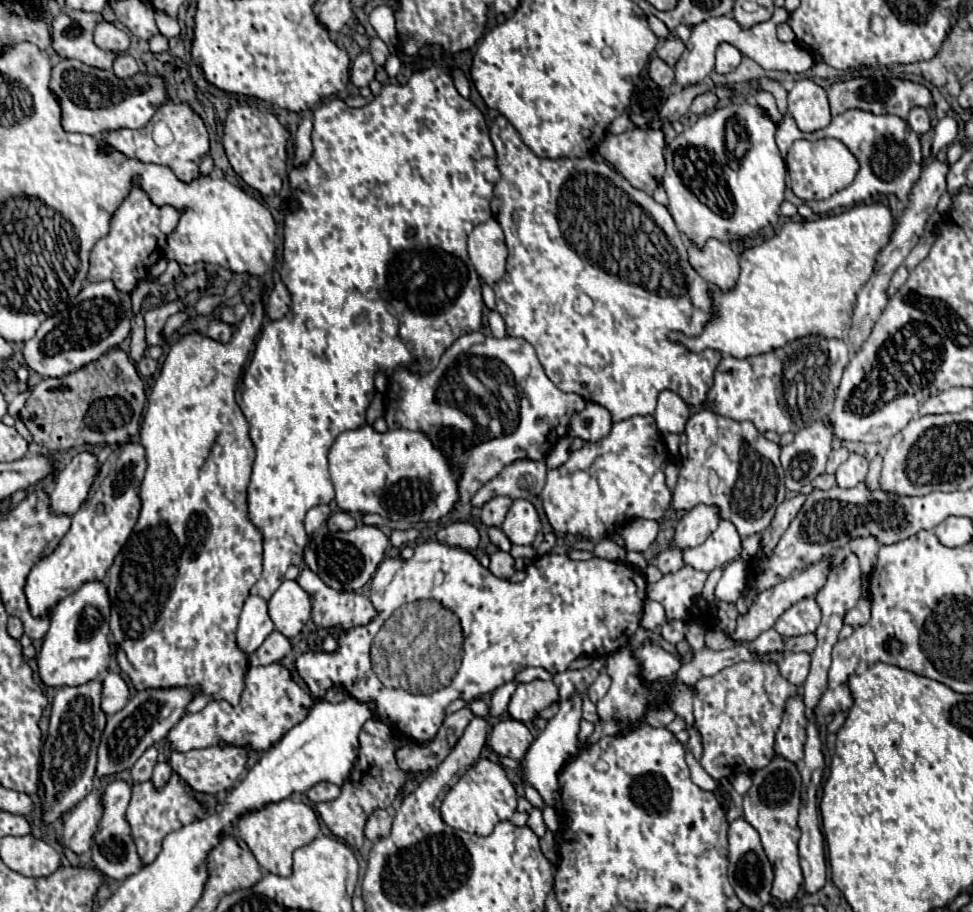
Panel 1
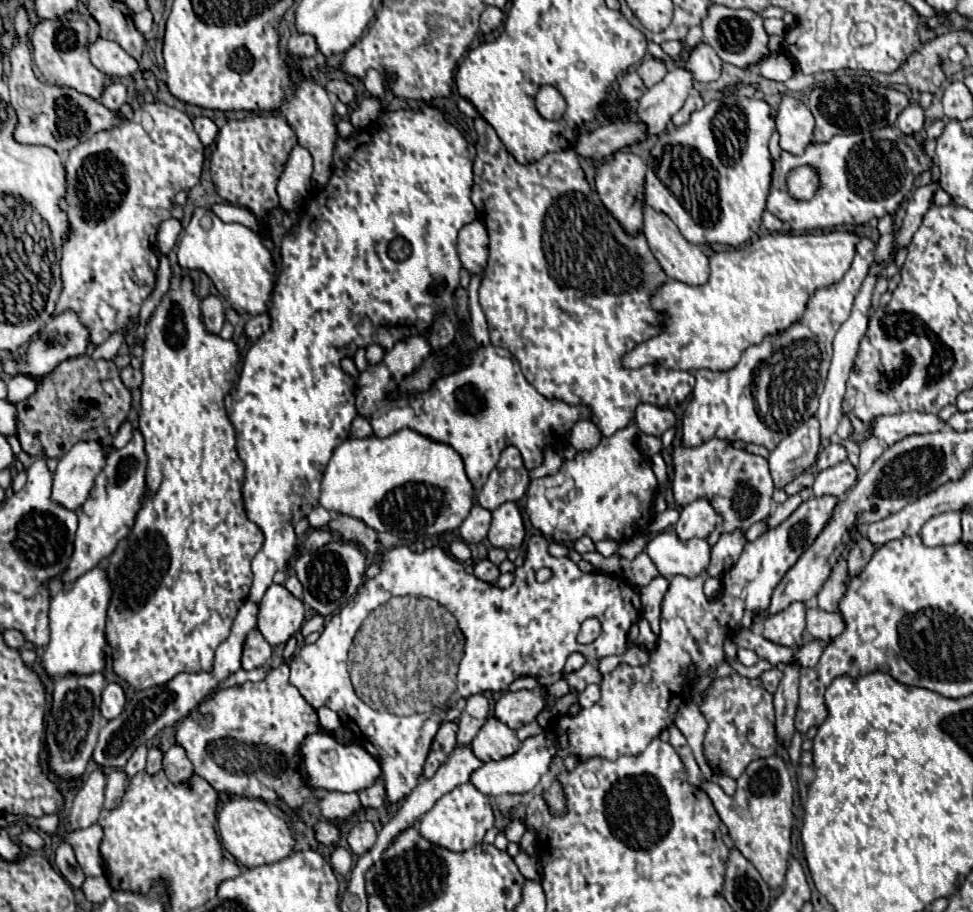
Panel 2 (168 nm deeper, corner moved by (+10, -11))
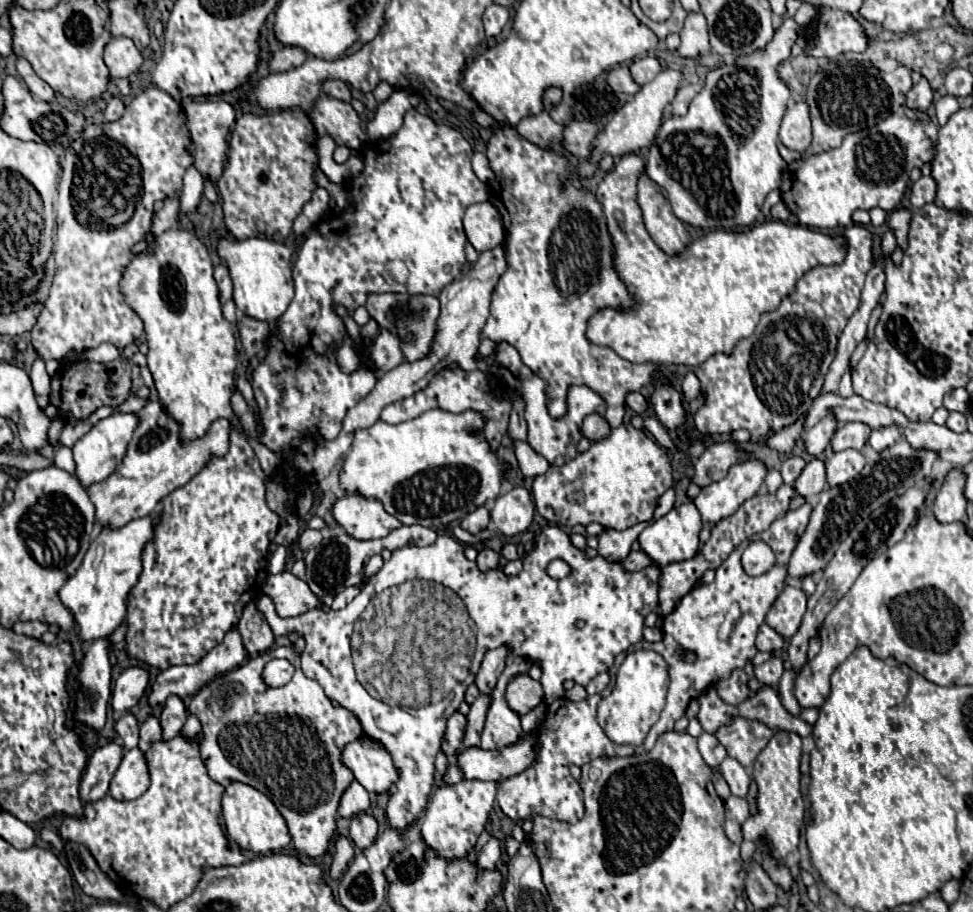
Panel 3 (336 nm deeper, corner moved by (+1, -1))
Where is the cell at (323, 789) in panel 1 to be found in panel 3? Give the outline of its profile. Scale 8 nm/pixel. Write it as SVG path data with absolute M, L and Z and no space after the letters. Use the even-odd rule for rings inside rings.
M353 782L345 794L341 796L341 804L339 804L339 816L341 818L351 818L355 814L361 814L369 808L371 800L369 800L369 792L359 784Z

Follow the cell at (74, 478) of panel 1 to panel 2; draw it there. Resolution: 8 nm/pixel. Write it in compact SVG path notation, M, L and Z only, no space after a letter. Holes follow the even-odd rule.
M92 442L74 444L74 448L58 460L52 484L52 500L68 510L84 504L96 474L104 468L108 448Z

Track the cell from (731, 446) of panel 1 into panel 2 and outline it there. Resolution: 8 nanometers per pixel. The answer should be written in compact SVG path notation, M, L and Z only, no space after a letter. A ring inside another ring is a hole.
M712 438L696 448L678 444L672 452L672 466L672 496L676 506L684 508L694 500L706 498L722 516L722 522L714 528L714 542L718 542L722 534L730 534L734 530L744 532L752 524L768 518L774 484L766 458L734 448L728 440Z

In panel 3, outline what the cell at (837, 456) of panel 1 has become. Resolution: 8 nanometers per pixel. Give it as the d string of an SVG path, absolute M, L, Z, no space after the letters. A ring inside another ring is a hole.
M847 422L841 428L837 428L837 432L831 438L831 448L833 452L845 450L845 448L855 448L861 450L865 446L865 442L869 440L871 428L863 422Z

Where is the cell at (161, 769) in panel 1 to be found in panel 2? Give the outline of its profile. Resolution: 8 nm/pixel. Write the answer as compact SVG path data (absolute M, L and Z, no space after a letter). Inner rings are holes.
M152 748L152 750L148 752L146 772L148 772L150 776L154 776L154 774L158 774L160 770L162 770L162 752L160 752L158 748Z

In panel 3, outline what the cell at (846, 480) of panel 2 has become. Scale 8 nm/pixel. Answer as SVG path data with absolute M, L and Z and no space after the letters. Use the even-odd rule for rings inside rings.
M857 450L835 452L827 460L827 482L829 486L841 486L853 480L865 466L865 458Z

